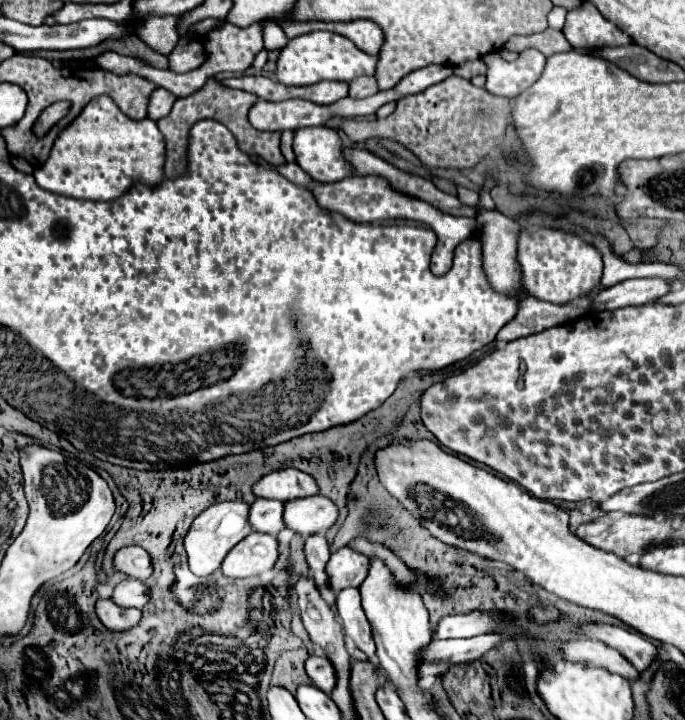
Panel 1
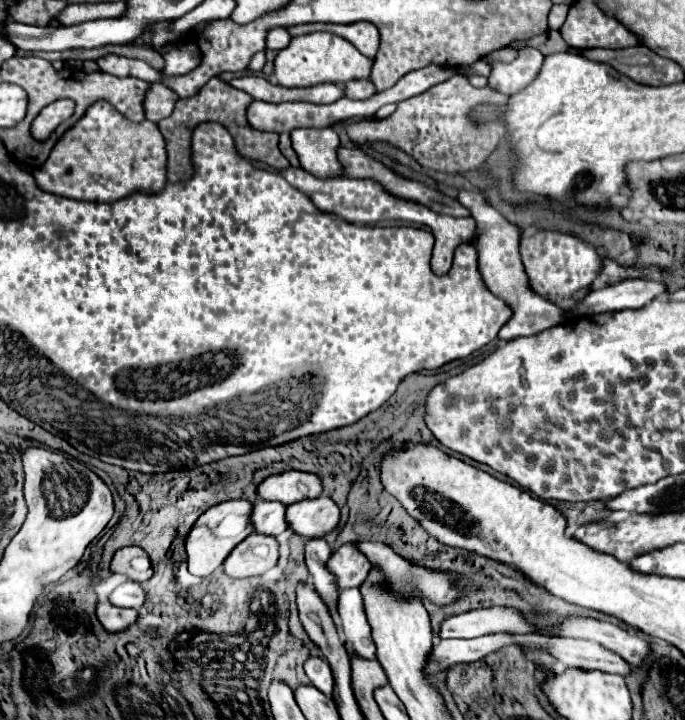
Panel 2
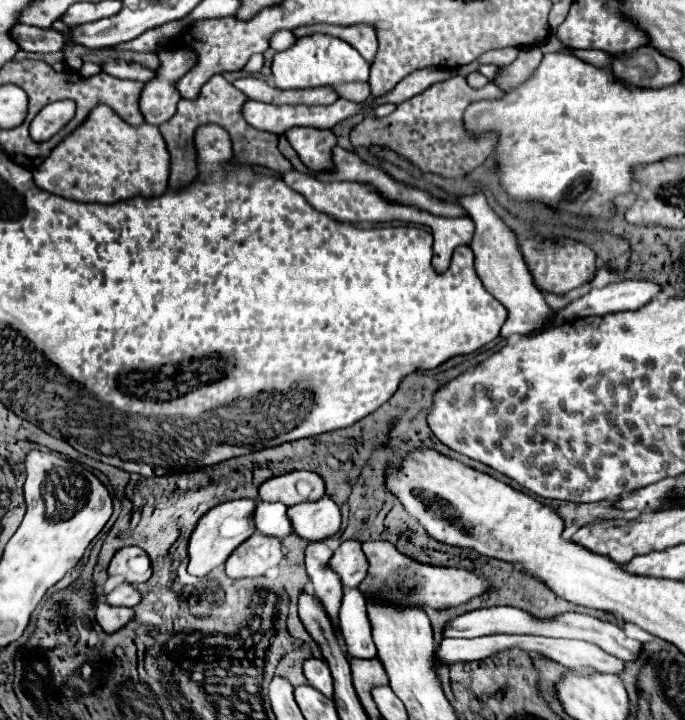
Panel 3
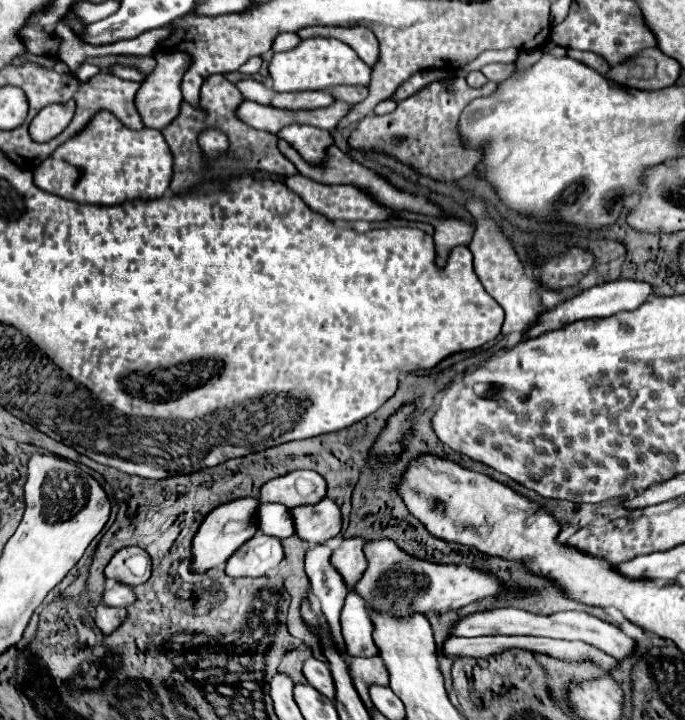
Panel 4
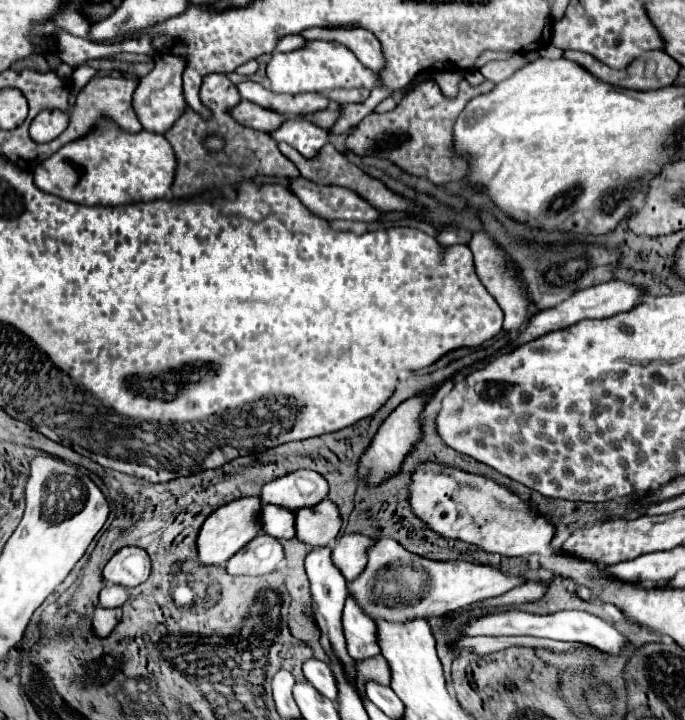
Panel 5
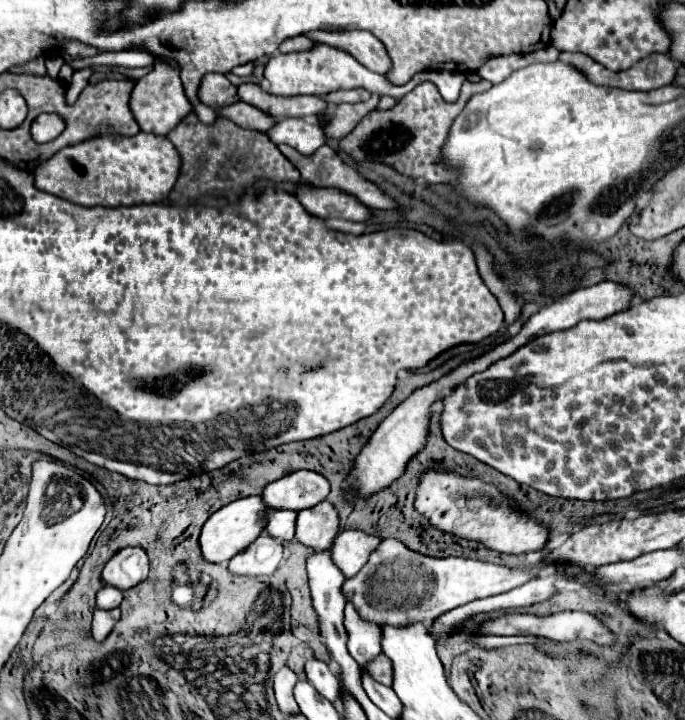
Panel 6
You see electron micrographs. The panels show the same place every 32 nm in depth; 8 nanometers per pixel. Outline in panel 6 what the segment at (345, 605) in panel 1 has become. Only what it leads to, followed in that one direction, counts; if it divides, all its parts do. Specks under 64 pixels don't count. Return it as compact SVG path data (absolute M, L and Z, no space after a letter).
M346 602L344 628L348 634L348 652L360 666L364 666L368 660L376 658L382 652L378 624L364 620L352 602Z

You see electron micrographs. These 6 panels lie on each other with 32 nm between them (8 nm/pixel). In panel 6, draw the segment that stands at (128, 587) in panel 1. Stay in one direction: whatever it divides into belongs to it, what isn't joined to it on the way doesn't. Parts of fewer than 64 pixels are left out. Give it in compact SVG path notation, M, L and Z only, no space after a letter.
M104 586L96 596L96 606L104 608L104 610L112 610L112 608L120 606L122 600L124 600L124 590L114 588L114 586Z

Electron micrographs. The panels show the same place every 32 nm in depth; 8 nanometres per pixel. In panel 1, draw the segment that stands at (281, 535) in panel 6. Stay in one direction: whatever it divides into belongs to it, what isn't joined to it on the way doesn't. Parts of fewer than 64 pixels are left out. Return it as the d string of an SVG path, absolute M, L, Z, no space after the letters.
M256 498L256 502L250 504L250 526L258 532L266 532L266 534L280 534L284 530L284 522L282 522L282 512L284 512L284 504L280 500L264 500L264 498Z

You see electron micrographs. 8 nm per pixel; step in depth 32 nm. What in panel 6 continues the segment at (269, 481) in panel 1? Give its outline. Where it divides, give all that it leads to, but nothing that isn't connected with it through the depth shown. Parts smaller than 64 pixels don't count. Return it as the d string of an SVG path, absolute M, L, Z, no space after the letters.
M296 470L280 480L264 486L262 500L266 506L280 510L304 510L326 500L330 492L328 480L312 470Z

